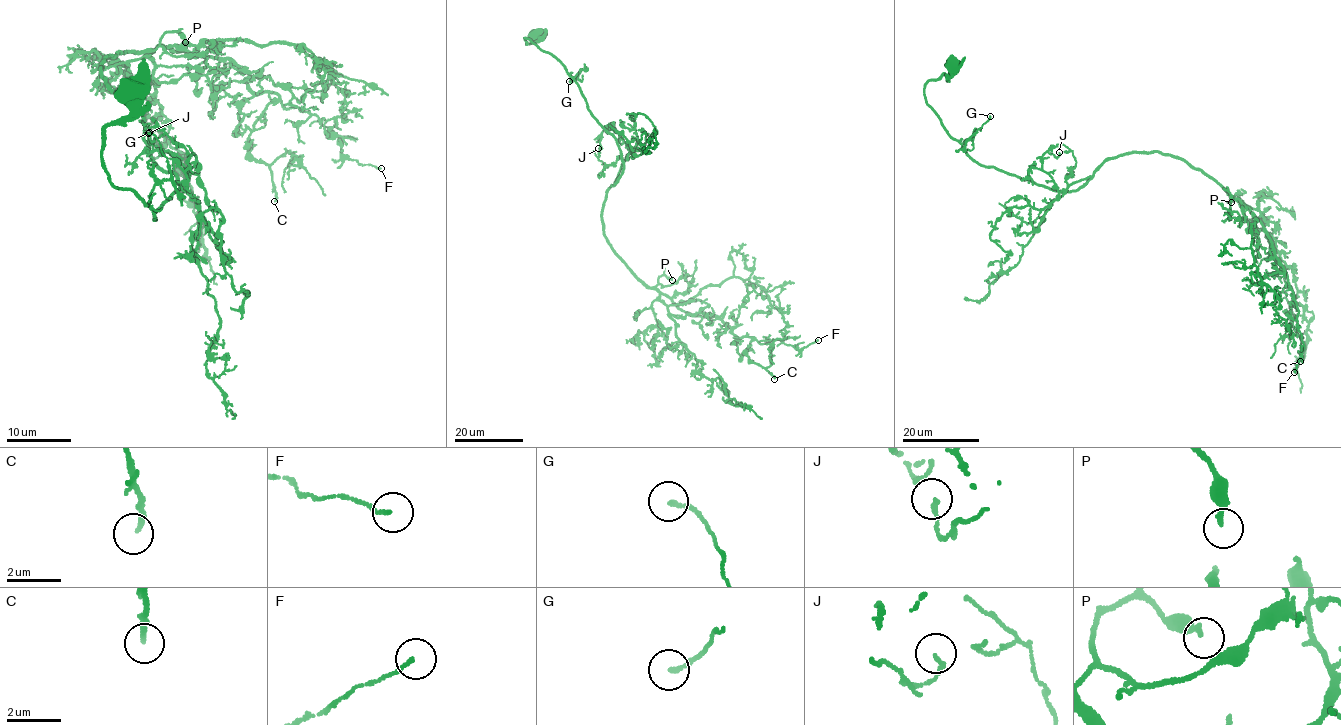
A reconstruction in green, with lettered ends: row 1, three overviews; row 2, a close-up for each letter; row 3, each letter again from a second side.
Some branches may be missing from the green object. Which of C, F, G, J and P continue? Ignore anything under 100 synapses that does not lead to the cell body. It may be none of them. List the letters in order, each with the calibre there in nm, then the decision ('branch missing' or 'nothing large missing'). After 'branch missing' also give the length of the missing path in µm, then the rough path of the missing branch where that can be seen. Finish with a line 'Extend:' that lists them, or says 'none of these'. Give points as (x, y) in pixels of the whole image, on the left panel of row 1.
C: 160 nm | nothing large missing
F: 130 nm | nothing large missing
G: 170 nm | nothing large missing
J: 160 nm | nothing large missing
P: 220 nm | nothing large missing
Extend: none of these

